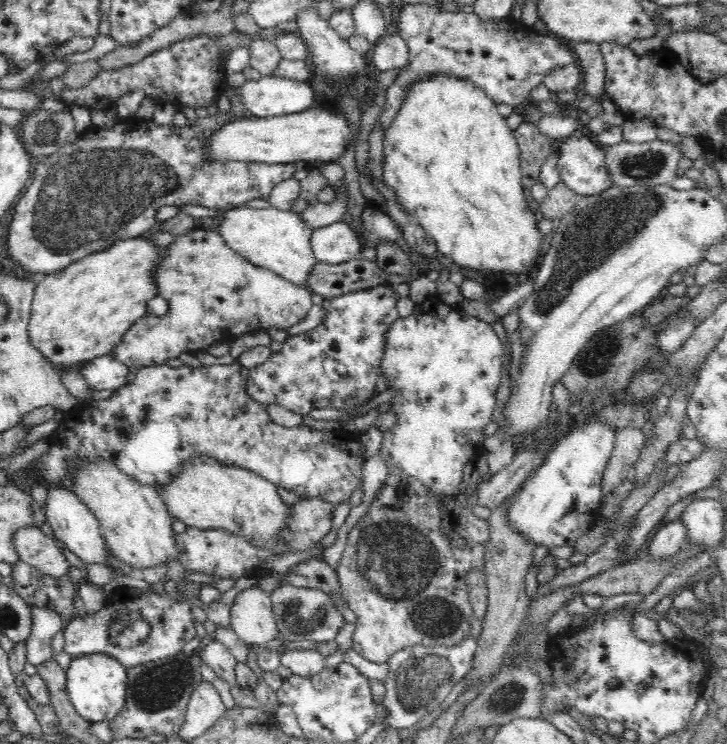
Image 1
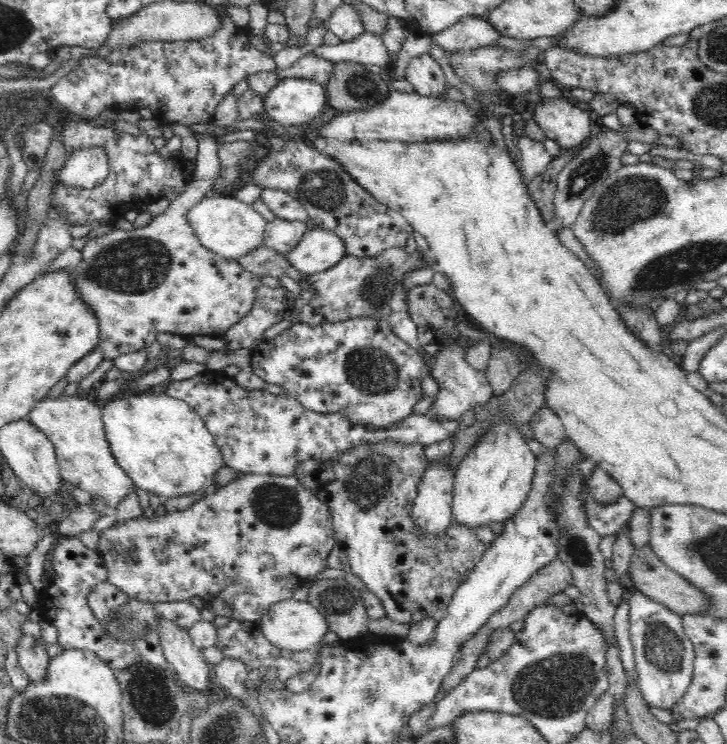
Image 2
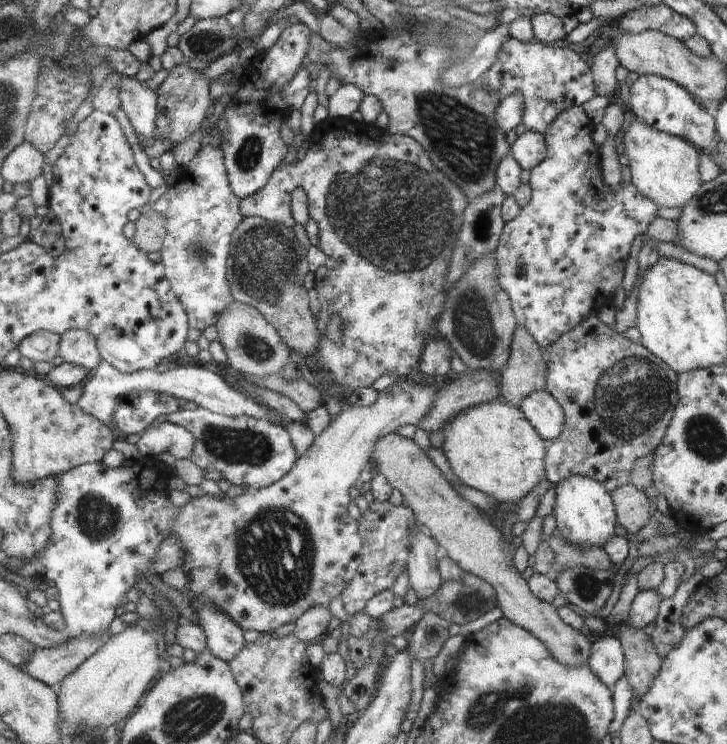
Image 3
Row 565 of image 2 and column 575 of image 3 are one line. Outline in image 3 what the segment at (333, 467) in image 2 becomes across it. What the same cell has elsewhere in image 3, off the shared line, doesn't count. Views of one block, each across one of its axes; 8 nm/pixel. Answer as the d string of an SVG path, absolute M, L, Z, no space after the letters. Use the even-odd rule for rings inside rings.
M595 316L584 318L561 340L543 349L548 361L546 390L560 403L564 428L557 440L548 443L547 478L554 487L569 476L585 476L599 482L610 494L629 483L634 461L653 452L661 442L677 404L676 374L638 342L631 342Z

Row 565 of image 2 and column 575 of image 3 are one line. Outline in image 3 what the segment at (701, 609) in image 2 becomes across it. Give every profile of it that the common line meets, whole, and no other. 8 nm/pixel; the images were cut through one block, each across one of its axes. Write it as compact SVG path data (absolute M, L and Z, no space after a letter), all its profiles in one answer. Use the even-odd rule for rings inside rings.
M391 433L381 438L373 446L371 458L376 462L376 470L383 473L389 482L398 489L404 500L415 512L417 523L428 531L440 544L443 553L449 556L463 571L479 576L487 581L498 593L498 606L503 616L521 628L529 630L549 647L549 652L561 661L563 666L577 668L588 664L592 646L580 631L566 624L558 610L551 603L541 600L523 579L513 564L515 550L523 546L521 536L513 542L505 540L503 532L487 522L478 509L459 496L459 492L448 483L437 466L412 439Z

